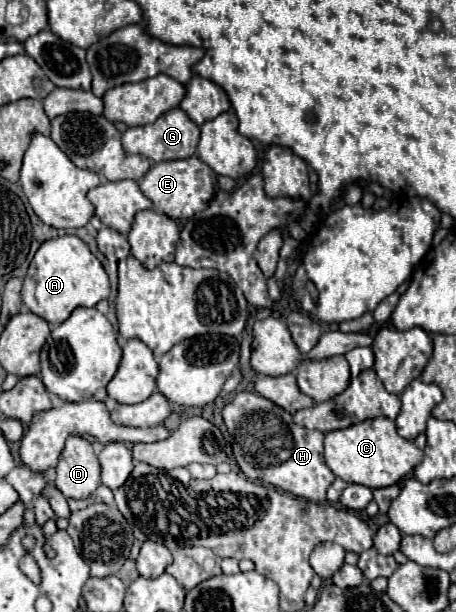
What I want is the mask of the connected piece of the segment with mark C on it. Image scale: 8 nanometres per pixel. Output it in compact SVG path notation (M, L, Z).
M386 416L370 418L352 424L342 430L326 432L324 436L324 458L334 476L346 480L348 484L362 484L368 488L384 488L402 480L414 470L414 466L424 458L424 452L414 444L398 436L394 420Z

